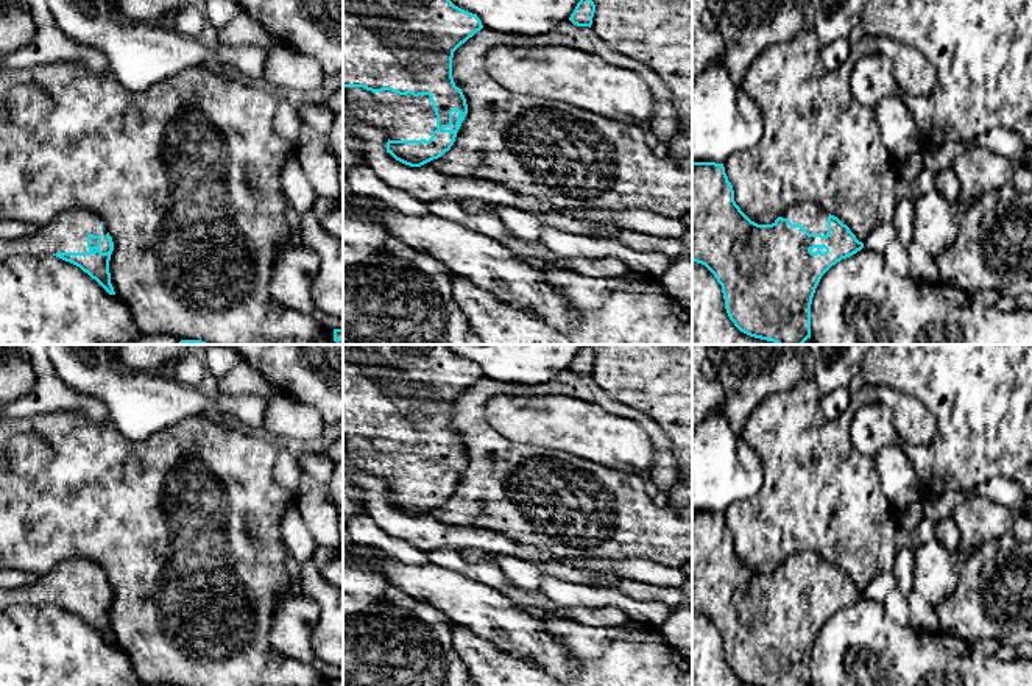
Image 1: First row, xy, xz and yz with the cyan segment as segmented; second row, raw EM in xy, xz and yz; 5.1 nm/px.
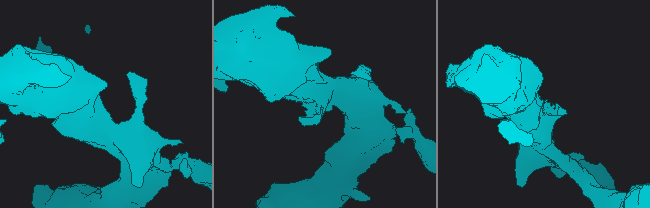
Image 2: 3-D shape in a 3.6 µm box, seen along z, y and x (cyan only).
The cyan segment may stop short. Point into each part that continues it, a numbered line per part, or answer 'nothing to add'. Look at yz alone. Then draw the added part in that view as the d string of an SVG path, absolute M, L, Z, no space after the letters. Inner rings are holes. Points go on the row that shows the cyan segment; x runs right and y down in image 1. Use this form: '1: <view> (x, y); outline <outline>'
1: yz (814, 219); outline M798 203L781 214L783 218L789 218L792 225L800 223L809 234L828 232L829 214L814 203Z

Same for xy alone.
1: xy (67, 231); outline M69 209L33 235L6 240L0 237L0 262L9 256L51 256L56 253L89 253L87 235L101 235L101 253L109 251L108 228L100 215L86 209Z

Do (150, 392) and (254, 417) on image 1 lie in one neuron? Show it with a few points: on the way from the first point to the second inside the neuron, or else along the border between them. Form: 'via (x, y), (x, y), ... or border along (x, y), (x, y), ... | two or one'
via (176, 401), (228, 406) | one

